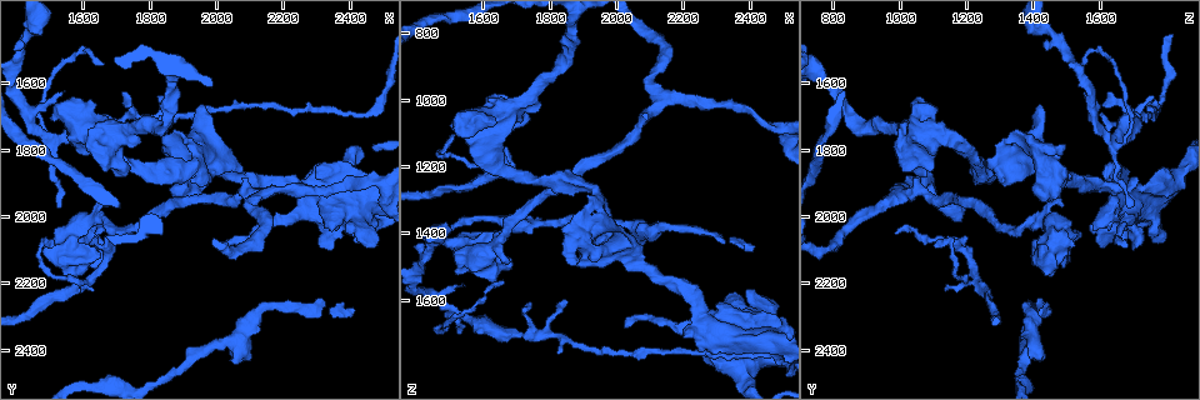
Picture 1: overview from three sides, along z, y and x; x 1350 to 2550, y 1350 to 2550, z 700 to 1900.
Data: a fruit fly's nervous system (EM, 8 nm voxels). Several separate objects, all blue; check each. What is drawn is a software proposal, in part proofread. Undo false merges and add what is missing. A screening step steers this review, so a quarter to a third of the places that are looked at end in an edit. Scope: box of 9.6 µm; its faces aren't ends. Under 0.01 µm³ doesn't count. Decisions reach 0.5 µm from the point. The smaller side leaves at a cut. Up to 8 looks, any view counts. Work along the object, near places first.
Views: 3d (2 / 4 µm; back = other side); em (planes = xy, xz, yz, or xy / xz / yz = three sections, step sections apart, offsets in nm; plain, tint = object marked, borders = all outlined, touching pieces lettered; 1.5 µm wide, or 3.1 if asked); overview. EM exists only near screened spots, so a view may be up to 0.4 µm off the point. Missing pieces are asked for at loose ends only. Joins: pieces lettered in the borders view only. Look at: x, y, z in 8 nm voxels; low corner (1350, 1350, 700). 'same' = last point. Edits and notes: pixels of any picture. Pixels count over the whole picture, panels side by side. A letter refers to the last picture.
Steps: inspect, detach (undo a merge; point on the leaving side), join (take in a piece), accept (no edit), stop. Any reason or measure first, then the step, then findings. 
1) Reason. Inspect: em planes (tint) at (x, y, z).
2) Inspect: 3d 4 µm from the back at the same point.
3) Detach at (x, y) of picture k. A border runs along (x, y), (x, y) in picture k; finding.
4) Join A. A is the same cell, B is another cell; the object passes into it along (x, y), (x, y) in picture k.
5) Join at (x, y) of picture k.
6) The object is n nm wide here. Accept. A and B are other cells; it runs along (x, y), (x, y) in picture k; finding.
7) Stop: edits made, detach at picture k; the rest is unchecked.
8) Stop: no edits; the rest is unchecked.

Tapers out. Inspect: em yz step 4 (borders) at (1530, 1960, 1690).

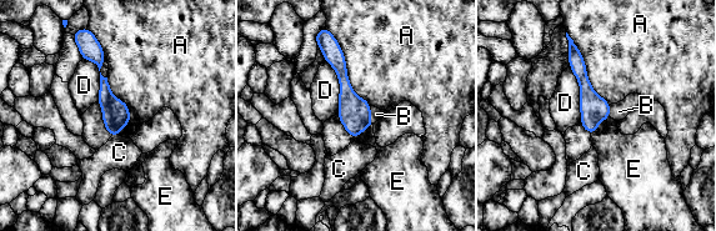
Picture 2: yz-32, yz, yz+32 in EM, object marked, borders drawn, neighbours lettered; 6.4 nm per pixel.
The object is 180 nm wide here. Join B. B is the same cell, A, C, D and E are other cells; the object passes into it along (354, 111), (370, 115), (376, 114) in picture 2; the neuron continues.

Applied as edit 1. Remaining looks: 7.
Redraw. Inspect: overview.

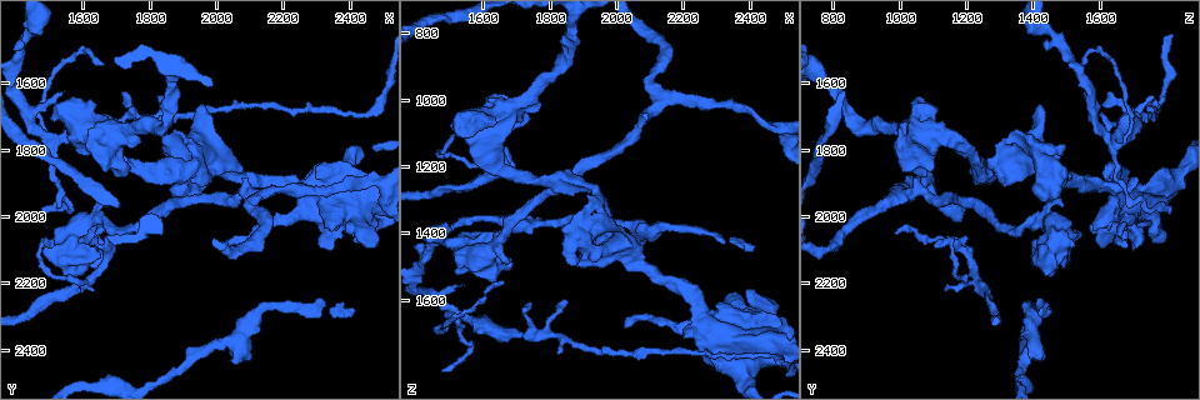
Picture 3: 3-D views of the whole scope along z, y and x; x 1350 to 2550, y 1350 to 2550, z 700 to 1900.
Thin end. Inspect: em planes (borders) at (2020, 2090, 1690).

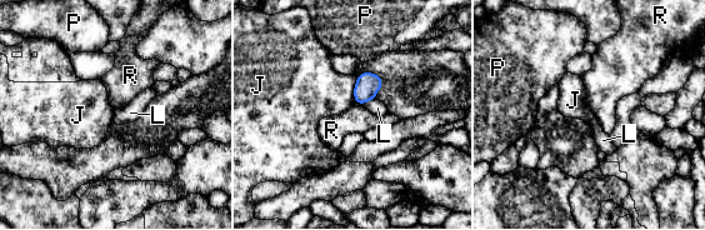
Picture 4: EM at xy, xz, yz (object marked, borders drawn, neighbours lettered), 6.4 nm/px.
Accept. J, L, P and R are other cells; a border runs along (356, 103), (360, 104) in picture 4; none of them fits.

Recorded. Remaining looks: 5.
Branch stops here. Inspect: 3d 2 µm from the back at (2300, 1850, 1650).

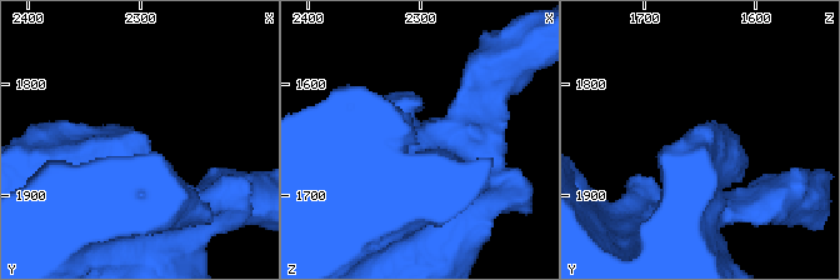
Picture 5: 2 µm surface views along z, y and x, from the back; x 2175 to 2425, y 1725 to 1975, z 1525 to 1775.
Shape alone is not enough. Inspect: em planes (borders) at the same point.

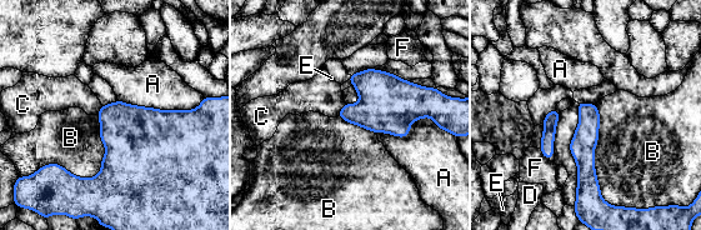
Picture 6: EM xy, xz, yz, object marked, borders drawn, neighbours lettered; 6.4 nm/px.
Accept. A, B, C, D, E and F are other cells; it runs along (581, 105), (585, 110), (584, 188) in picture 6; none of them fits.

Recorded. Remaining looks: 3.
Stop: edits made, join at picture 2; the rest is unchecked.

